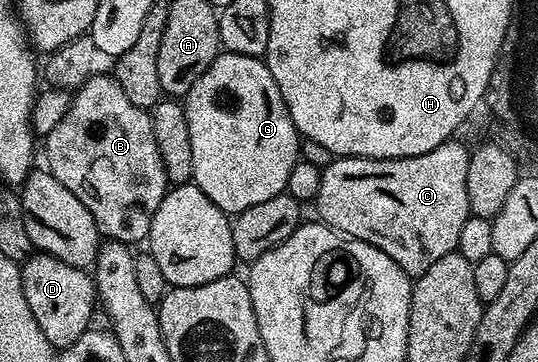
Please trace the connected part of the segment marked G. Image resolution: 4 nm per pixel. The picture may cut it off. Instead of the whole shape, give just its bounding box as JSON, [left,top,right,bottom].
[183,53,299,217]

